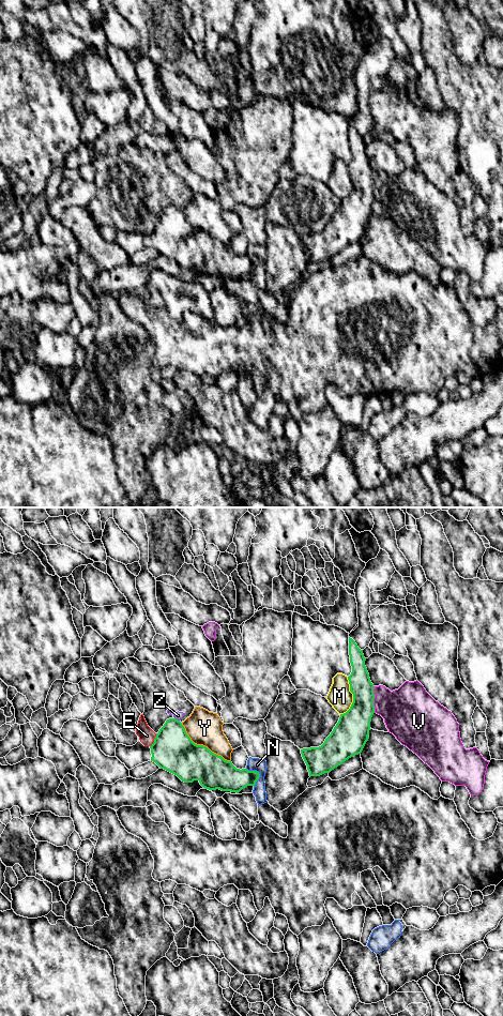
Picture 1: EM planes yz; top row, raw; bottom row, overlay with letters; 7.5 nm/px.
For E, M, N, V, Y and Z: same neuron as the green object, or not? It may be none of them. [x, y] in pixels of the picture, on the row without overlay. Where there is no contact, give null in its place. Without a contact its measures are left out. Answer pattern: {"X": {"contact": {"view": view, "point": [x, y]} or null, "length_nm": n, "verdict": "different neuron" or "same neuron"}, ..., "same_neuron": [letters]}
{"E": {"contact": {"view": "yz", "point": [154, 226]}, "length_nm": 120, "verdict": "different neuron"}, "M": {"contact": {"view": "yz", "point": [353, 183]}, "length_nm": 300, "verdict": "different neuron"}, "N": {"contact": {"view": "yz", "point": [259, 260]}, "length_nm": 160, "verdict": "different neuron"}, "V": {"contact": {"view": "yz", "point": [374, 184]}, "length_nm": 200, "verdict": "different neuron"}, "Y": {"contact": {"view": "yz", "point": [202, 231]}, "length_nm": 480, "verdict": "different neuron"}, "Z": {"contact": {"view": "yz", "point": [177, 206]}, "length_nm": 50, "verdict": "different neuron"}, "same_neuron": []}

